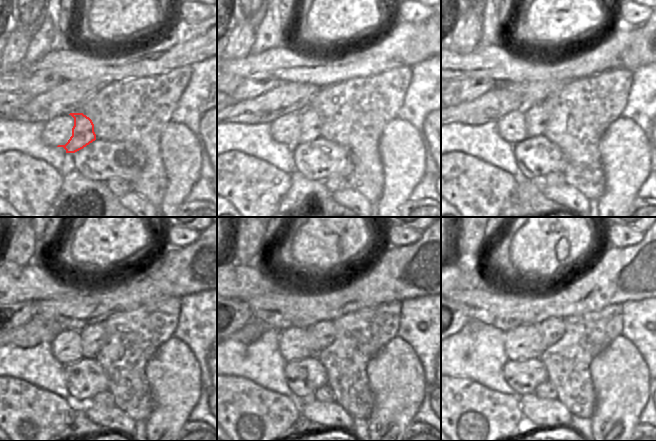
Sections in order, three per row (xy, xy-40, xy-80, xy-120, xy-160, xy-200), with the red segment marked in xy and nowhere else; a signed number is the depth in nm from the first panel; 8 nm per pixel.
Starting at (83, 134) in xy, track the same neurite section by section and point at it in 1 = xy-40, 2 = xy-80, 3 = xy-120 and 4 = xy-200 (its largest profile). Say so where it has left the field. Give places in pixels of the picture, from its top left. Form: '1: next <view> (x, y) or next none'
1: next xy-40 (310, 122)
2: next xy-80 (536, 119)
3: next xy-120 (94, 337)
4: next xy-200 (551, 330)

